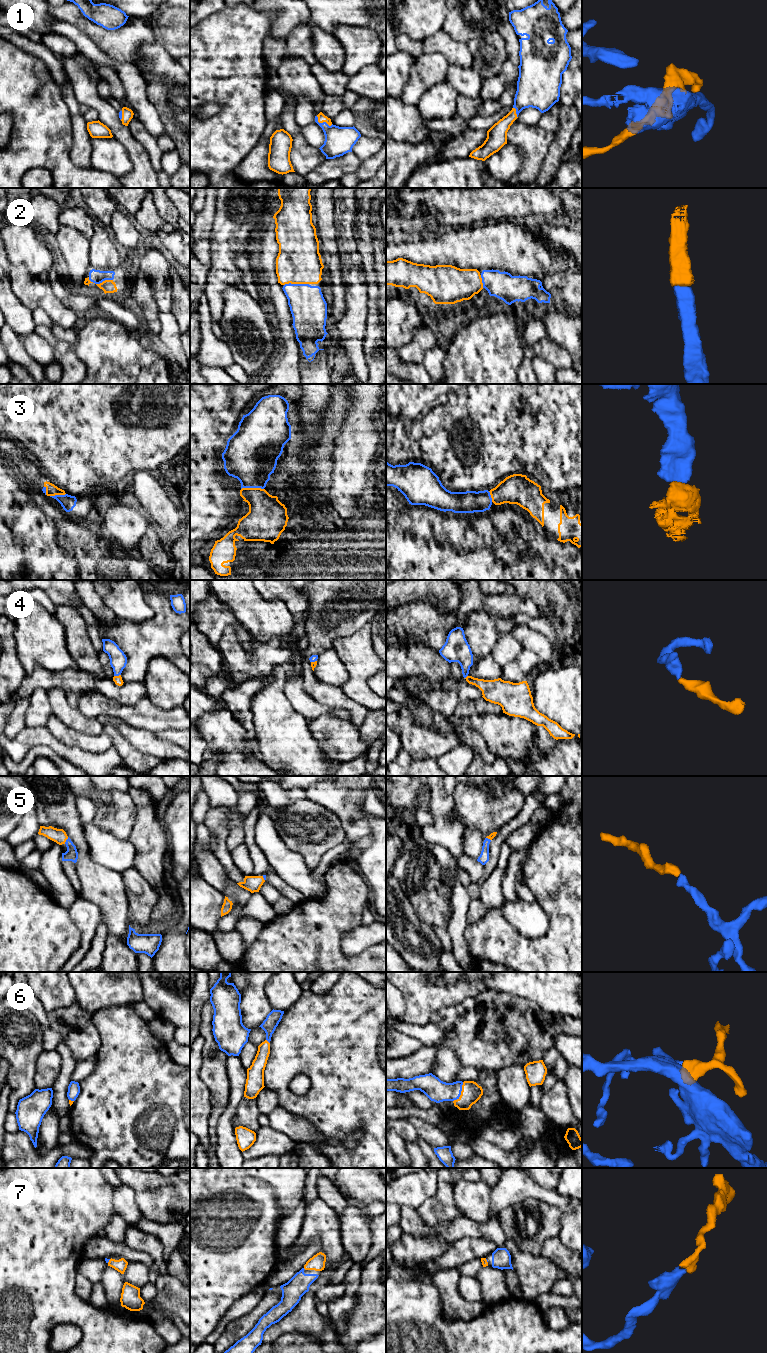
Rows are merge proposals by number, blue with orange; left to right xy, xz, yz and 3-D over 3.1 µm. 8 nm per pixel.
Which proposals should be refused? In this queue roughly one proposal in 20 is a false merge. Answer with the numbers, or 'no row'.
no row

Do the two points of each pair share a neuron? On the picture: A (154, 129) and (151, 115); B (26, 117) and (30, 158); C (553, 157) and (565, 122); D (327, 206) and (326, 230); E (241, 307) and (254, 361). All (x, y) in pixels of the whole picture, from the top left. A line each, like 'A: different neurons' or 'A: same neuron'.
A: same neuron
B: same neuron
C: same neuron
D: same neuron
E: same neuron

